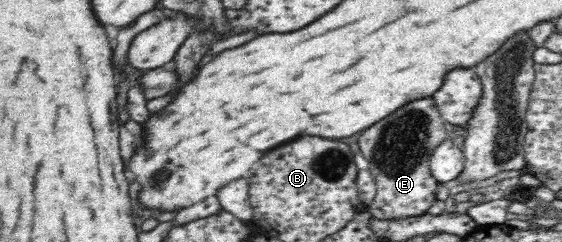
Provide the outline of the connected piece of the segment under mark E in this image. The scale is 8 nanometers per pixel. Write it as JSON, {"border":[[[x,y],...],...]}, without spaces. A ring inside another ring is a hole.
{"border":[[[432,96],[410,101],[388,119],[362,131],[357,142],[376,182],[371,216],[379,220],[401,220],[426,214],[436,201],[438,184],[429,169],[434,149],[447,140],[445,121]]]}

